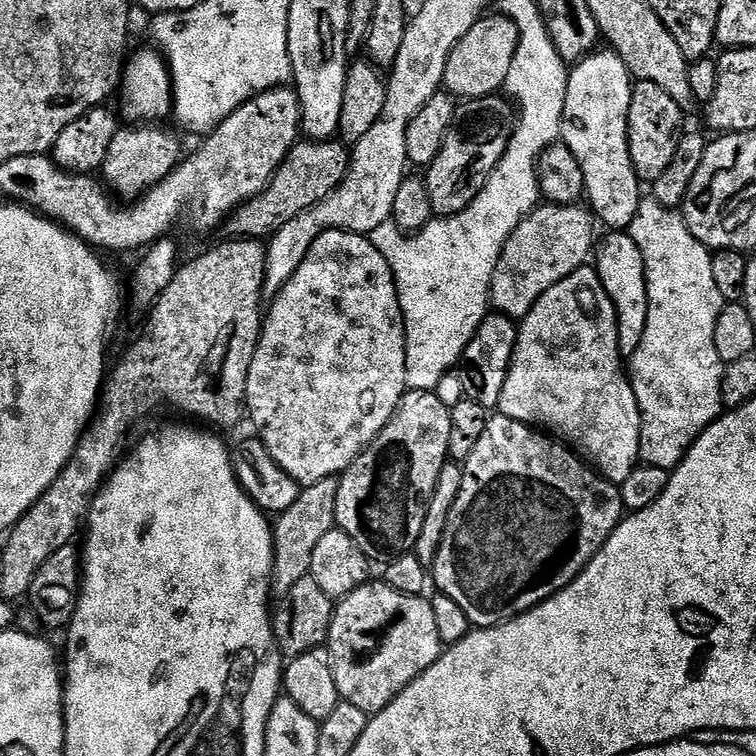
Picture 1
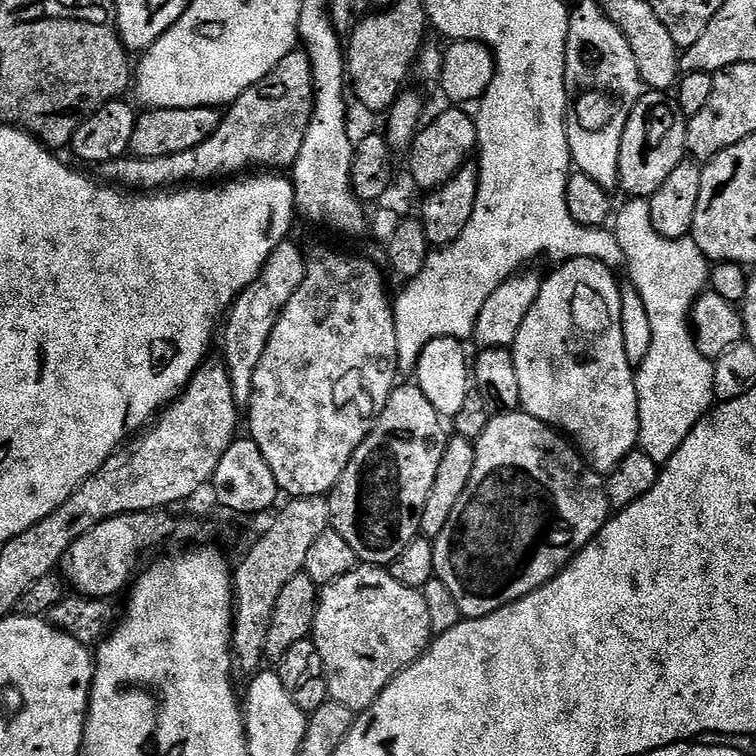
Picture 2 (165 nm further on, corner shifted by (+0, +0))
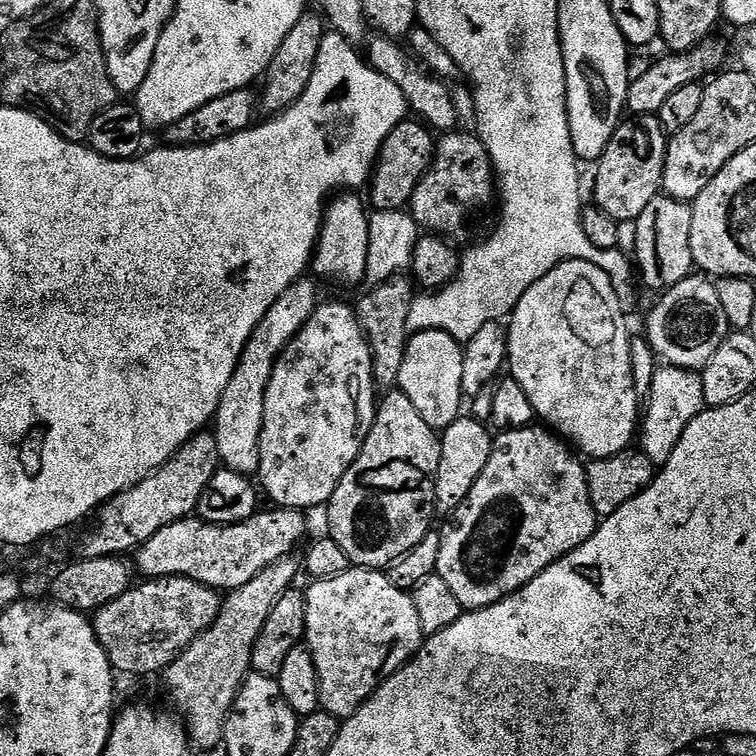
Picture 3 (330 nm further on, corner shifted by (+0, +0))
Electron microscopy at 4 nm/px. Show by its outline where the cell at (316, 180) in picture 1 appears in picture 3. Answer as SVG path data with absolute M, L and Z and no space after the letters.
M416 118L403 120L395 130L382 142L382 150L372 169L370 189L372 188L371 207L375 211L398 211L407 209L412 202L412 195L422 182L426 170L432 165L432 156L436 152L434 132L429 125Z

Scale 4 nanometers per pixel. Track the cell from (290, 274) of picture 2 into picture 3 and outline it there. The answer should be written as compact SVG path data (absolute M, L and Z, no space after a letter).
M308 279L295 280L290 290L286 290L286 294L282 294L282 298L278 298L278 302L274 302L274 306L266 310L262 322L258 322L254 334L250 334L250 342L246 342L242 350L242 358L234 370L234 378L230 378L226 394L222 394L222 402L218 402L214 435L218 442L221 465L249 478L255 477L260 470L260 439L270 374L274 374L278 358L284 353L288 343L299 334L302 326L306 326L318 303L317 281Z

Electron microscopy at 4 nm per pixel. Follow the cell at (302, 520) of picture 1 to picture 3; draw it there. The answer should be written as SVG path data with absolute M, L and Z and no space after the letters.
M284 556L278 562L274 562L274 566L266 566L266 570L262 570L262 574L246 582L246 586L238 586L234 591L227 593L223 597L220 613L213 624L200 636L194 638L188 648L177 657L175 663L169 665L163 673L162 678L168 683L168 688L172 691L172 700L176 703L175 711L182 717L189 737L197 749L219 749L223 745L224 727L228 721L228 715L238 698L240 688L252 672L254 642L258 642L258 634L262 634L262 626L266 626L266 618L270 618L278 598L282 598L282 594L286 594L288 589L297 583L296 568L298 572L297 557Z

